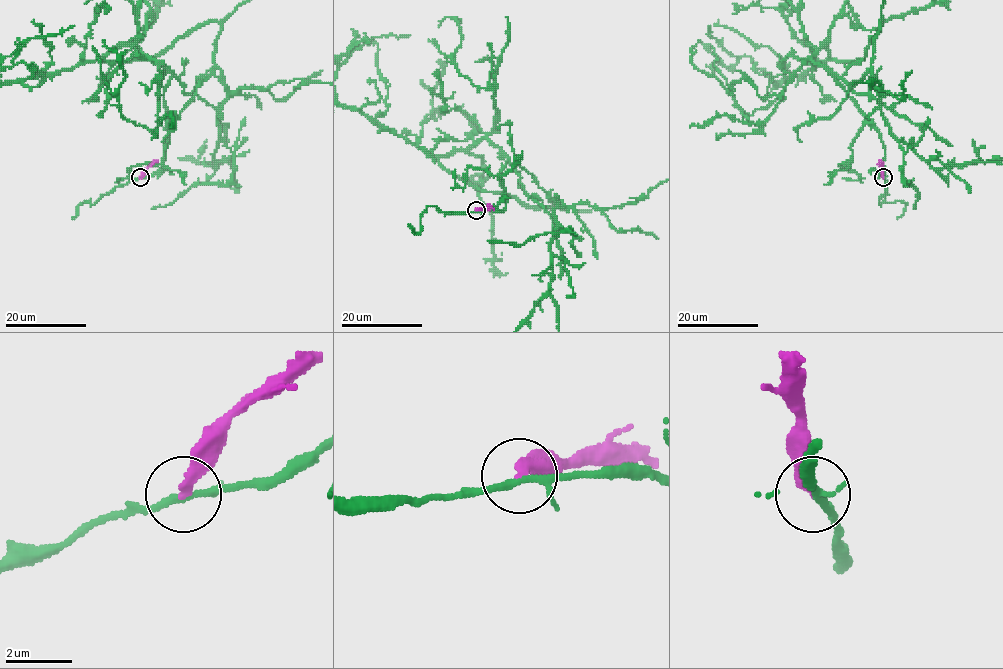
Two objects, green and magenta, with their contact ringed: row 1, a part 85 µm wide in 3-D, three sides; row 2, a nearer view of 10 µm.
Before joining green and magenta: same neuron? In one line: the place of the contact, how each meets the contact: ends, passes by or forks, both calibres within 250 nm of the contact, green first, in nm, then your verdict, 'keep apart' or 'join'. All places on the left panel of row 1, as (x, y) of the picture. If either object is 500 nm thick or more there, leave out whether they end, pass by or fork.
(140, 177) | green forks | magenta ends | 180/300 nm | keep apart

